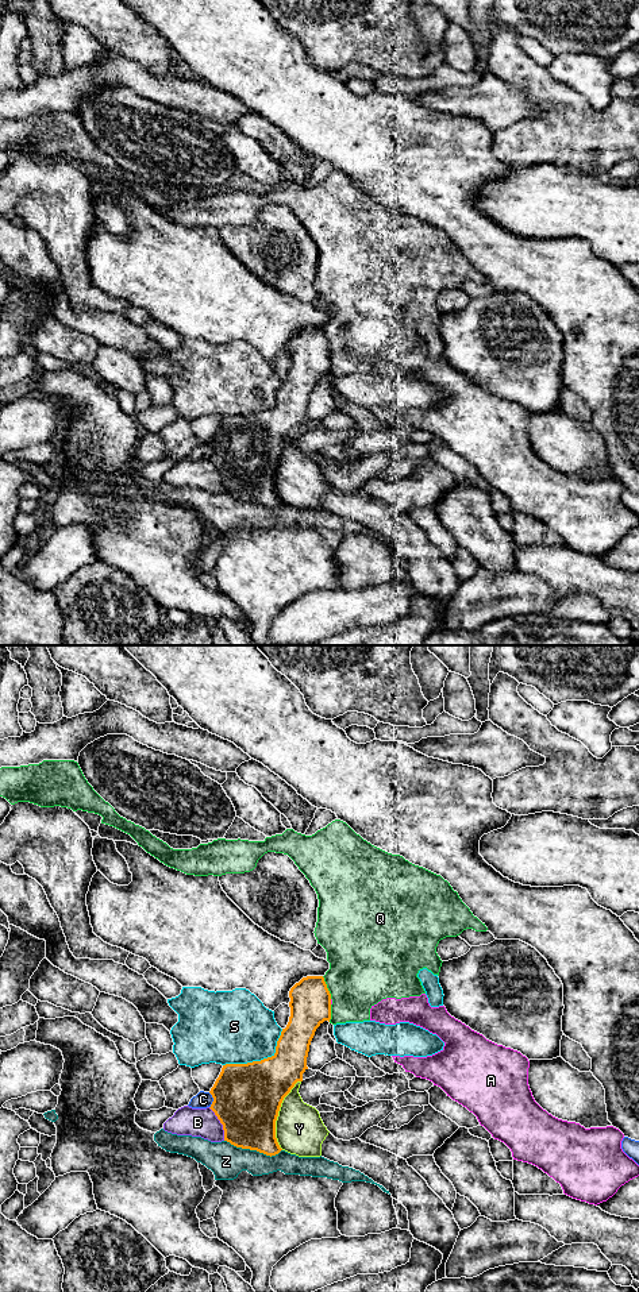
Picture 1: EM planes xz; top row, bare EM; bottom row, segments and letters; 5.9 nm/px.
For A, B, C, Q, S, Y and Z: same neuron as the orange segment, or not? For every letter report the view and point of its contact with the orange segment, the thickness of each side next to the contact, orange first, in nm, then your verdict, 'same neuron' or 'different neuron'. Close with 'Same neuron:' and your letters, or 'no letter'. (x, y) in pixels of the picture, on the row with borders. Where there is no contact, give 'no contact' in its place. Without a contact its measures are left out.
A: meets orange in xz at (330, 1002); 240 nm thick on the orange side, 20 nm on the other; different neuron
B: meets orange in xz at (220, 1122); 400 nm thick on the orange side, 180 nm on the other; different neuron
C: meets orange in xz at (214, 1100); 400 nm thick on the orange side, 100 nm on the other; different neuron
Q: meets orange in xz at (326, 987); 240 nm thick on the orange side, 420 nm on the other; different neuron
S: meets orange in xz at (261, 1060); 400 nm thick on the orange side, 440 nm on the other; different neuron
Y: meets orange in xz at (277, 1114); 400 nm thick on the orange side, 280 nm on the other; different neuron
Z: meets orange in xz at (253, 1149); 360 nm thick on the orange side, 200 nm on the other; different neuron
Same neuron: no letter

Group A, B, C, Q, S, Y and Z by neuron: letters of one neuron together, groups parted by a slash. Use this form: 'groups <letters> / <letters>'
groups A / B / C / Q / S / Y / Z

